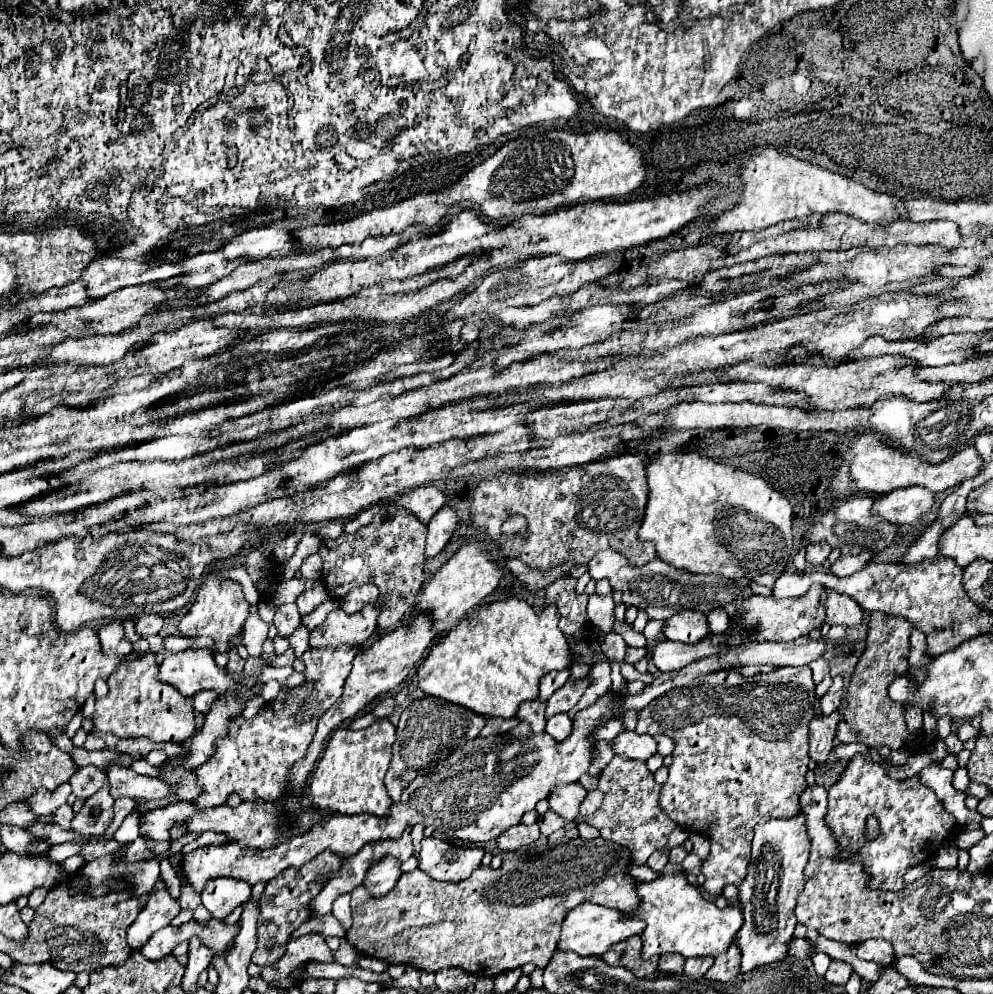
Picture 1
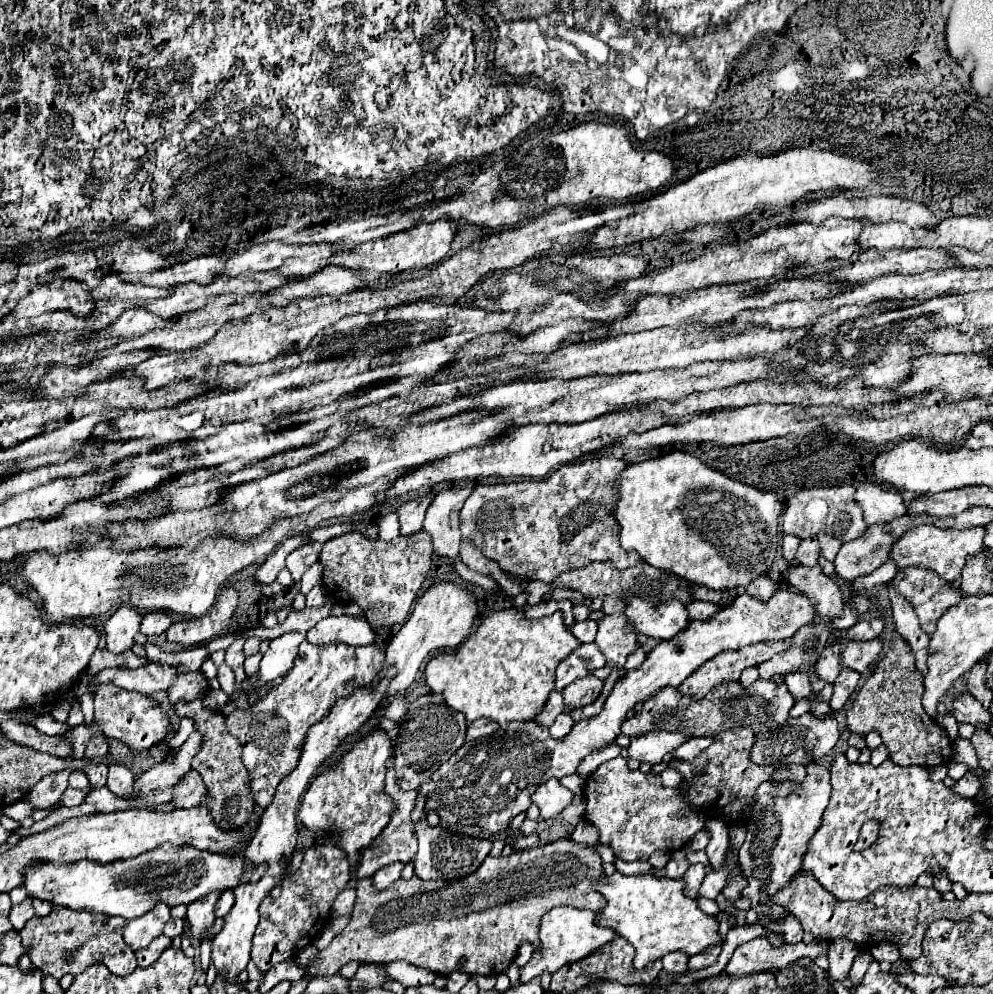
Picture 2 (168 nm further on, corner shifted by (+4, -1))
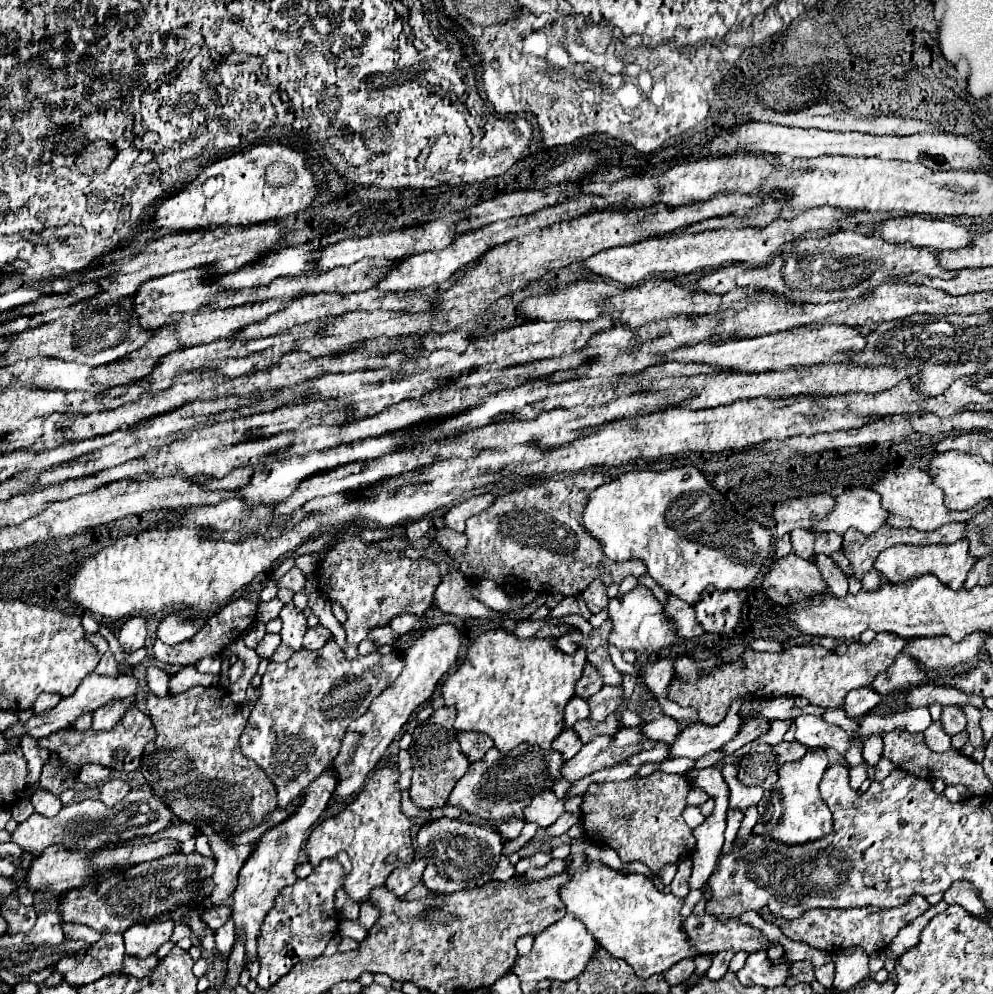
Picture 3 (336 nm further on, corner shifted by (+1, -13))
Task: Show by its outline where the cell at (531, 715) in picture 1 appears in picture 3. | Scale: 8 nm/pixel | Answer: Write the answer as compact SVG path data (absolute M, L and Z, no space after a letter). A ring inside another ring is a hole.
M574 696L574 698L570 700L570 704L566 704L566 708L564 708L564 728L572 728L576 720L588 718L588 714L590 714L588 704L586 704L582 698Z

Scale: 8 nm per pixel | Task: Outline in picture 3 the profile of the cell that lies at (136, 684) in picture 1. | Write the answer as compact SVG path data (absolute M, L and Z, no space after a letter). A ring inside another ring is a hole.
M134 708L134 710L128 710L118 720L114 730L108 730L104 734L76 734L76 730L72 730L72 728L58 730L46 738L40 738L40 746L48 748L50 752L56 752L70 768L80 768L88 762L96 762L96 764L102 764L108 768L132 772L140 766L142 752L150 740L154 740L154 724L152 724L150 716L146 716L144 712Z

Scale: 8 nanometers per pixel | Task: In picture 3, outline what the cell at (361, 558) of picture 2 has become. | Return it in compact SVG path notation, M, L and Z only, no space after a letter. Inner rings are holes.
M357 536L328 550L316 576L320 590L326 592L330 600L340 602L348 614L344 622L348 644L360 644L370 628L388 626L394 616L422 616L432 604L434 590L440 584L438 564L430 558L398 558L394 552L386 554L377 542L365 543Z

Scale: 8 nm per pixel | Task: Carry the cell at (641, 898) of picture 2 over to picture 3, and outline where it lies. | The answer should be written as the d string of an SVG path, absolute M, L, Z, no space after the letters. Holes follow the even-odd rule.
M598 862L580 870L568 868L568 872L572 880L560 888L568 912L582 920L596 942L614 958L626 960L638 978L666 972L676 962L696 956L694 948L690 948L690 938L682 932L682 898L660 892L644 874L622 874Z

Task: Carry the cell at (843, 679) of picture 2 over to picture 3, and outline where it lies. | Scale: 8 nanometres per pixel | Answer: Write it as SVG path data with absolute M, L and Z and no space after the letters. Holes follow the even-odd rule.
M866 686L866 688L850 690L850 694L846 694L846 700L844 700L842 708L844 708L848 718L862 718L878 702L880 702L880 694L874 692L874 688Z

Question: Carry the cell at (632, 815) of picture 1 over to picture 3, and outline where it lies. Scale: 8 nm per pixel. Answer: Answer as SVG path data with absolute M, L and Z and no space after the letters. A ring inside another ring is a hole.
M654 774L626 782L594 782L582 796L586 838L616 850L624 864L638 860L646 864L652 874L658 874L664 864L676 864L694 852L696 840L692 828L682 818L688 790L690 784L682 774Z

